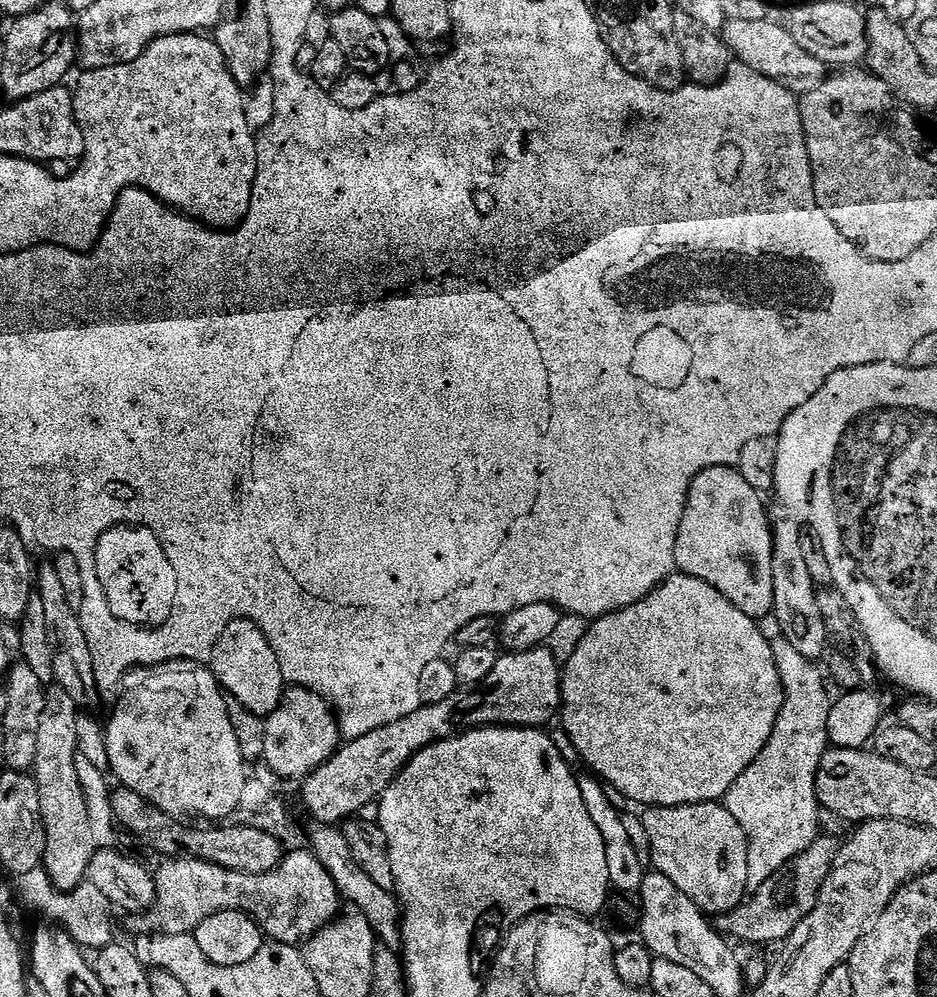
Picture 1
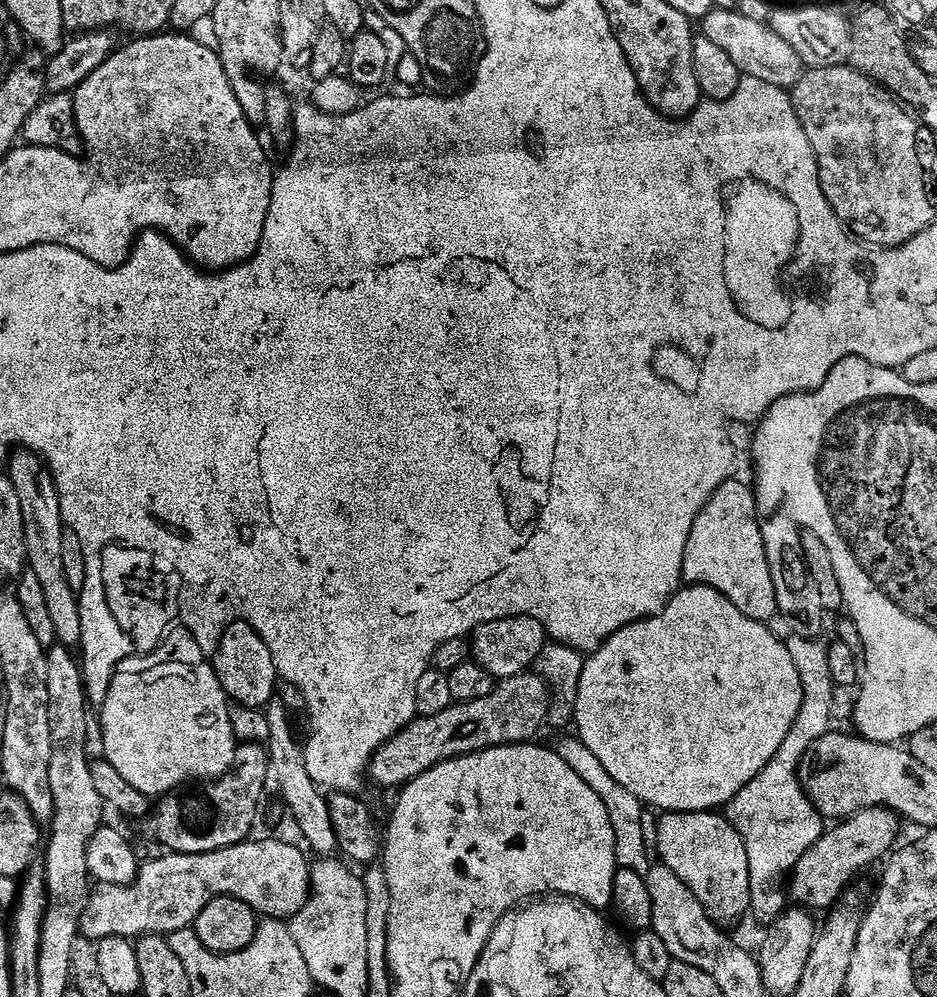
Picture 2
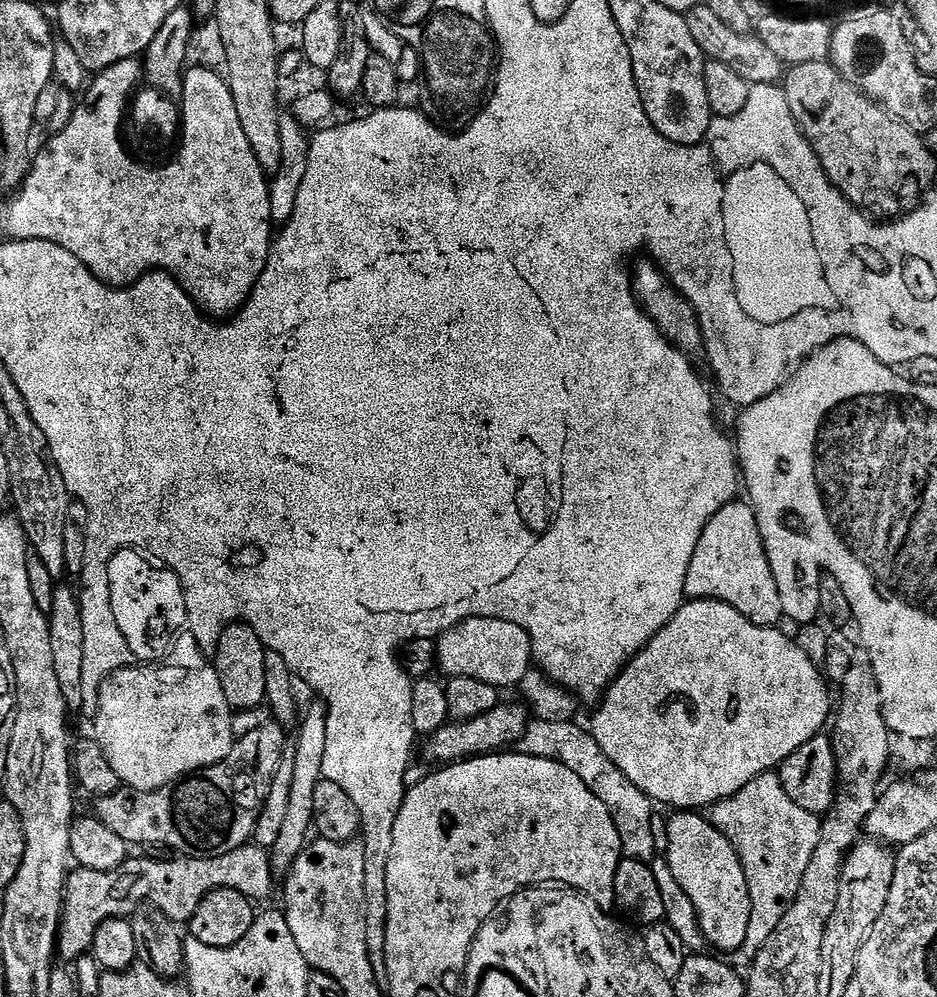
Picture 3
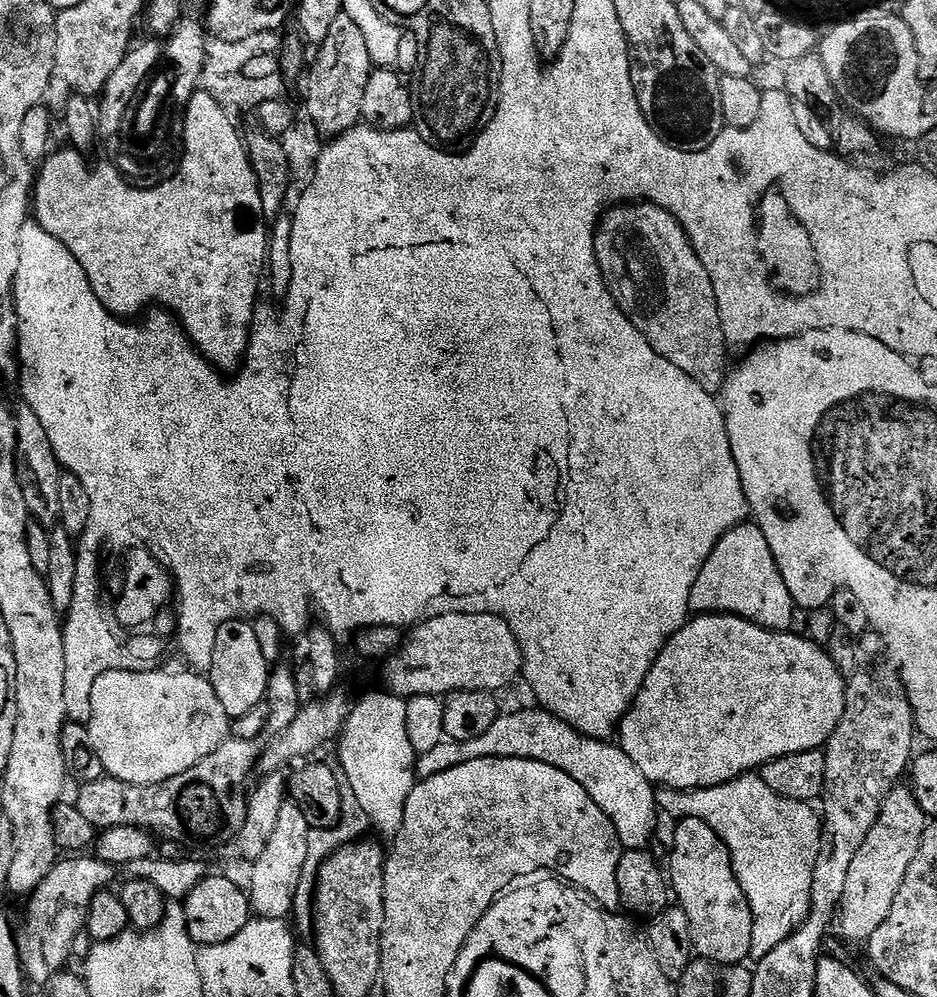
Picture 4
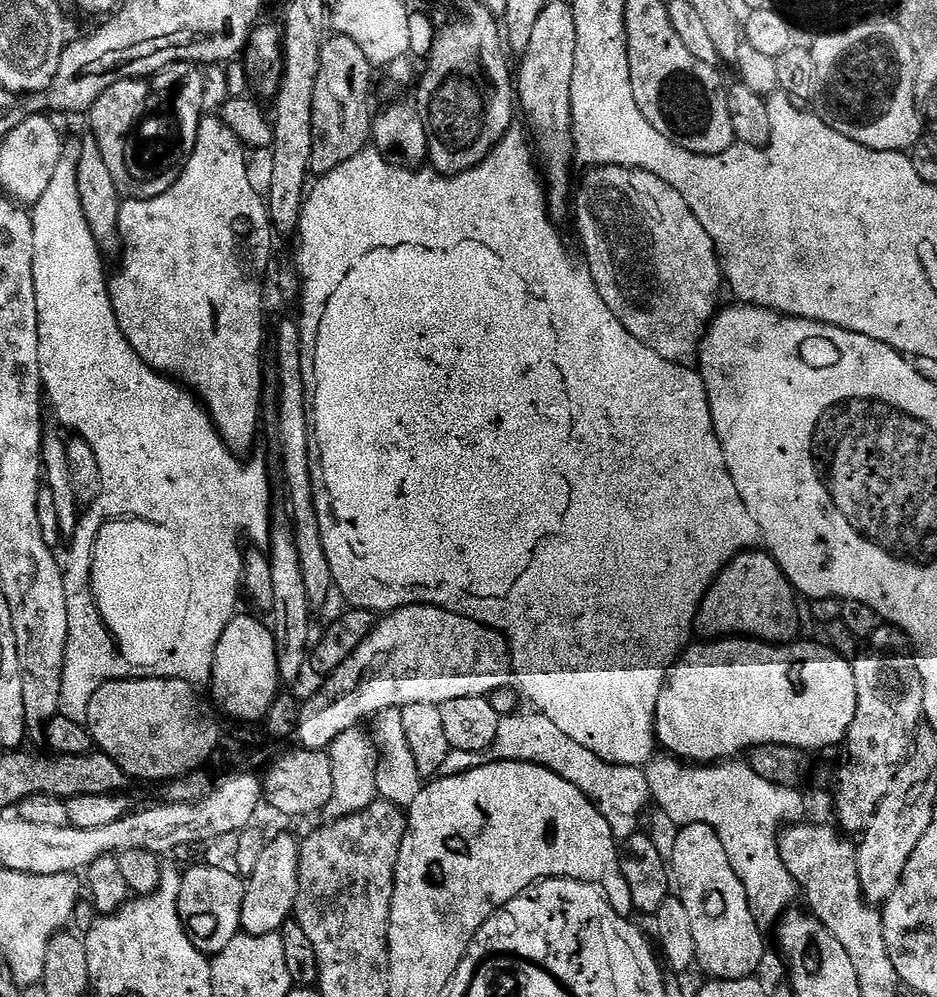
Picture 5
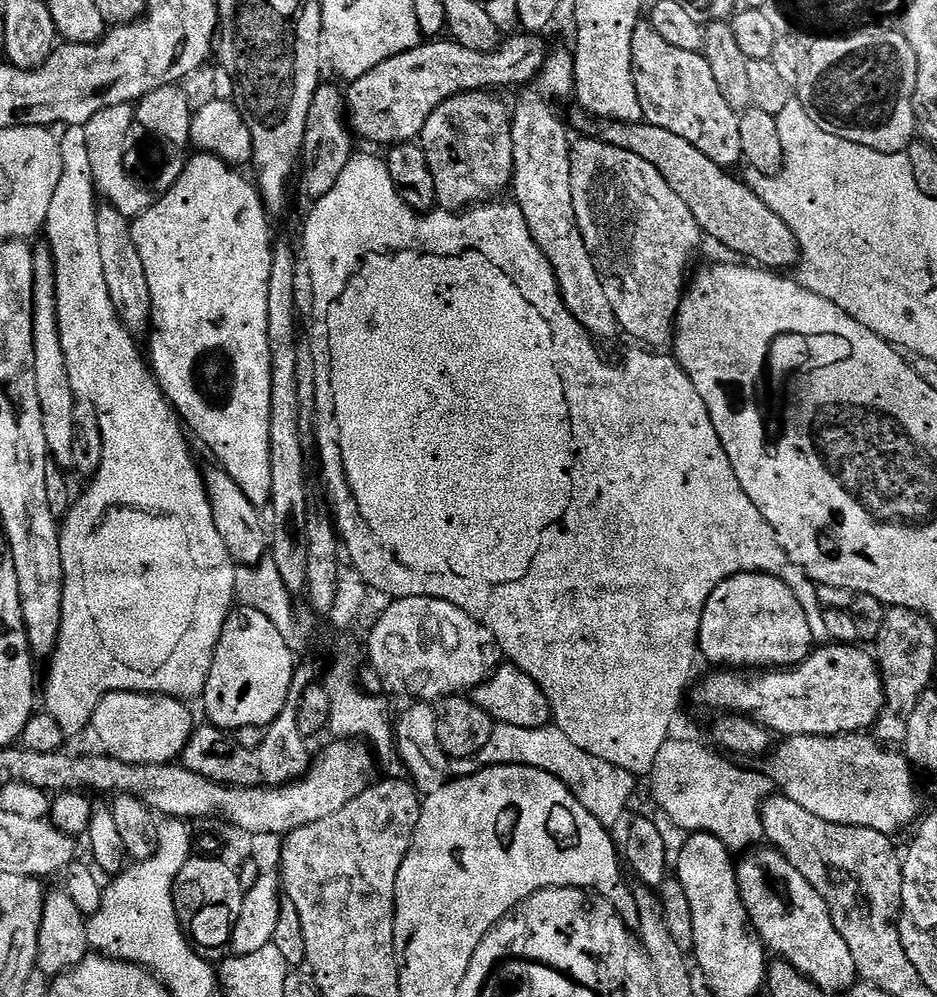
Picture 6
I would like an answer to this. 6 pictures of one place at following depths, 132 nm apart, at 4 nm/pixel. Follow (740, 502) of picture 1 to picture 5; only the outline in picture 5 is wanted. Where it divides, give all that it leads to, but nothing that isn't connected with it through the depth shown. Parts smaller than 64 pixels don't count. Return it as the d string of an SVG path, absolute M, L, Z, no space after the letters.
M749 550L737 555L708 589L700 604L698 628L708 638L751 638L766 644L791 644L800 632L799 602L796 589L772 555L764 550Z

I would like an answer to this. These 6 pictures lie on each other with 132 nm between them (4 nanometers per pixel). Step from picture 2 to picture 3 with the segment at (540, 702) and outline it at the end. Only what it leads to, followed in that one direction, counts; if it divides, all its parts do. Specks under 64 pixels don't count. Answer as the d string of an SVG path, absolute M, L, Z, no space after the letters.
M523 703L496 704L492 710L486 710L478 718L469 720L452 720L443 724L438 731L427 737L429 761L437 760L440 766L457 763L461 760L470 760L473 756L486 756L499 753L501 750L511 749L519 743L519 740L527 730L530 723L530 713Z

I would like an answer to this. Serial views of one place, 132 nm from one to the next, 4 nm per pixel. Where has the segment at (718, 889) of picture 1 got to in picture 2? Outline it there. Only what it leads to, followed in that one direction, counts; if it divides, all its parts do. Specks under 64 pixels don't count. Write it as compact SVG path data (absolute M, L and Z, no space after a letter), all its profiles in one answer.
M715 811L710 812L666 812L659 817L661 820L656 824L656 846L654 842L654 852L659 863L668 867L674 872L690 888L694 897L698 898L698 902L705 908L706 914L712 919L713 923L719 926L727 926L726 924L736 924L745 915L749 915L752 906L752 895L750 894L750 858L746 858L746 846L742 842L742 838L738 834L738 830L734 830L734 826L723 815L717 814Z

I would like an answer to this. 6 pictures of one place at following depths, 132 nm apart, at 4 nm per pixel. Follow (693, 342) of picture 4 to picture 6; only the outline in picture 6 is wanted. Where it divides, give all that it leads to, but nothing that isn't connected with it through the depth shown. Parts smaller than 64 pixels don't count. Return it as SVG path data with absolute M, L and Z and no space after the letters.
M576 138L570 154L570 190L574 194L574 218L578 218L578 230L582 230L582 242L594 258L598 278L606 289L606 298L618 318L621 333L641 340L641 345L652 350L663 349L663 344L673 339L676 315L684 301L686 285L690 280L692 259L700 248L702 233L694 214L686 202L670 190L670 182L645 162L638 154L610 146L599 138Z

